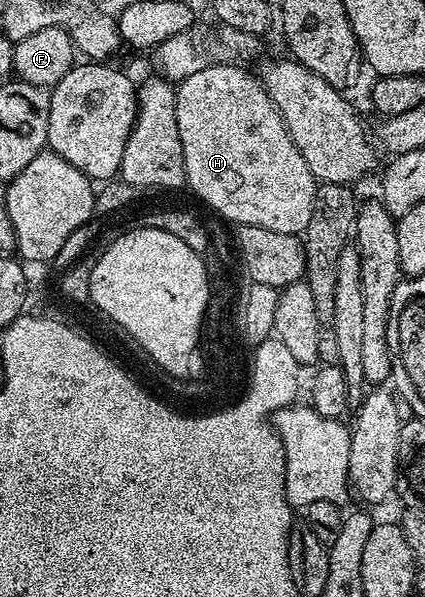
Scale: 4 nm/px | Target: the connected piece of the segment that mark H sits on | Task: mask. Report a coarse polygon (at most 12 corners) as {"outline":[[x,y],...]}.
{"outline":[[240,64],[175,89],[188,188],[304,234],[318,182]]}

